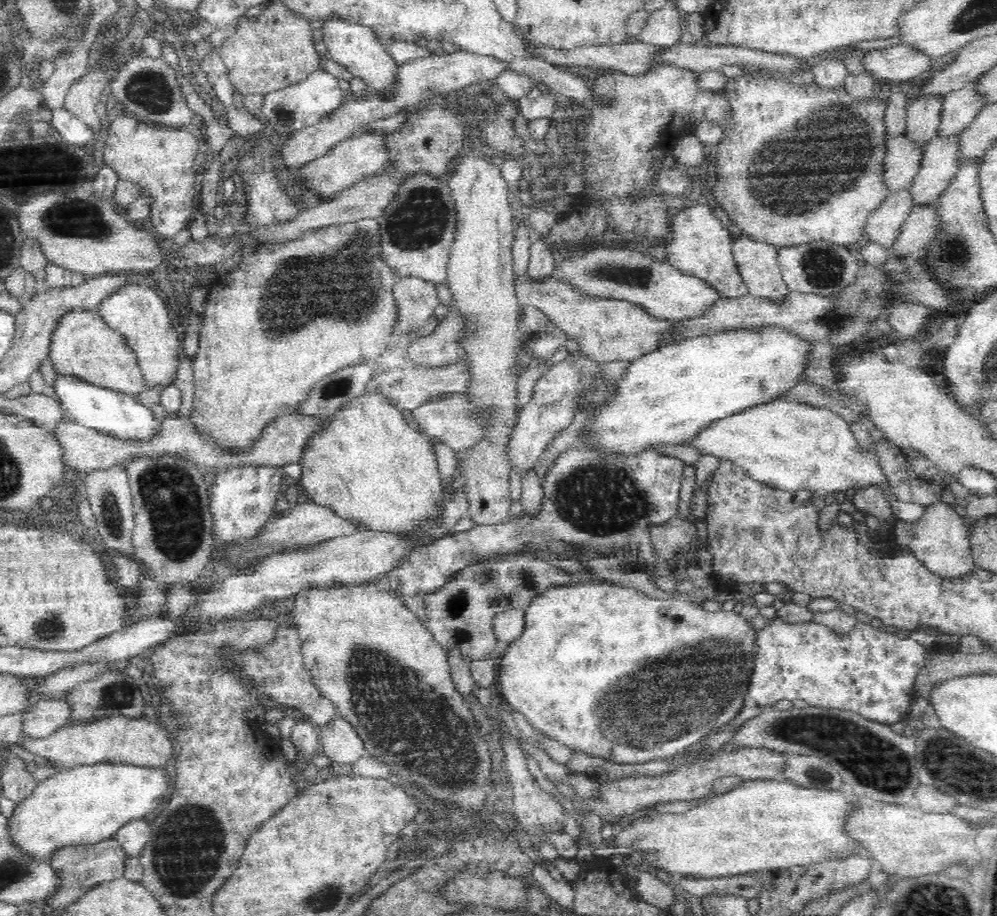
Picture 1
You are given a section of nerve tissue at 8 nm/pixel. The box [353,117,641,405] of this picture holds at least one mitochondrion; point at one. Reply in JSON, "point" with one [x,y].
{"point":[417,222]}

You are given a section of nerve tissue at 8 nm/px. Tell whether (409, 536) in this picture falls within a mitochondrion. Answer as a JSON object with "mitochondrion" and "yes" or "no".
{"mitochondrion":"no"}

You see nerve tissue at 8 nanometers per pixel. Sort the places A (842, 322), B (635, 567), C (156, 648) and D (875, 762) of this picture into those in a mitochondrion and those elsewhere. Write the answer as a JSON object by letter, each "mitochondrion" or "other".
{"A":"mitochondrion","B":"other","C":"other","D":"mitochondrion"}

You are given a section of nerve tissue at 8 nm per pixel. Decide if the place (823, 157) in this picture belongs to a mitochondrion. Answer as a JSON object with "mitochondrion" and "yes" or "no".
{"mitochondrion":"yes"}

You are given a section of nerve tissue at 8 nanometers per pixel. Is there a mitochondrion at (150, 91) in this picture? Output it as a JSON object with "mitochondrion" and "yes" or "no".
{"mitochondrion":"yes"}

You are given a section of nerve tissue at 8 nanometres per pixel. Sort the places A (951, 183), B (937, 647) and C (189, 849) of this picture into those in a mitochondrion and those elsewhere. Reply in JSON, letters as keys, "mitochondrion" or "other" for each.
{"A":"other","B":"other","C":"mitochondrion"}

